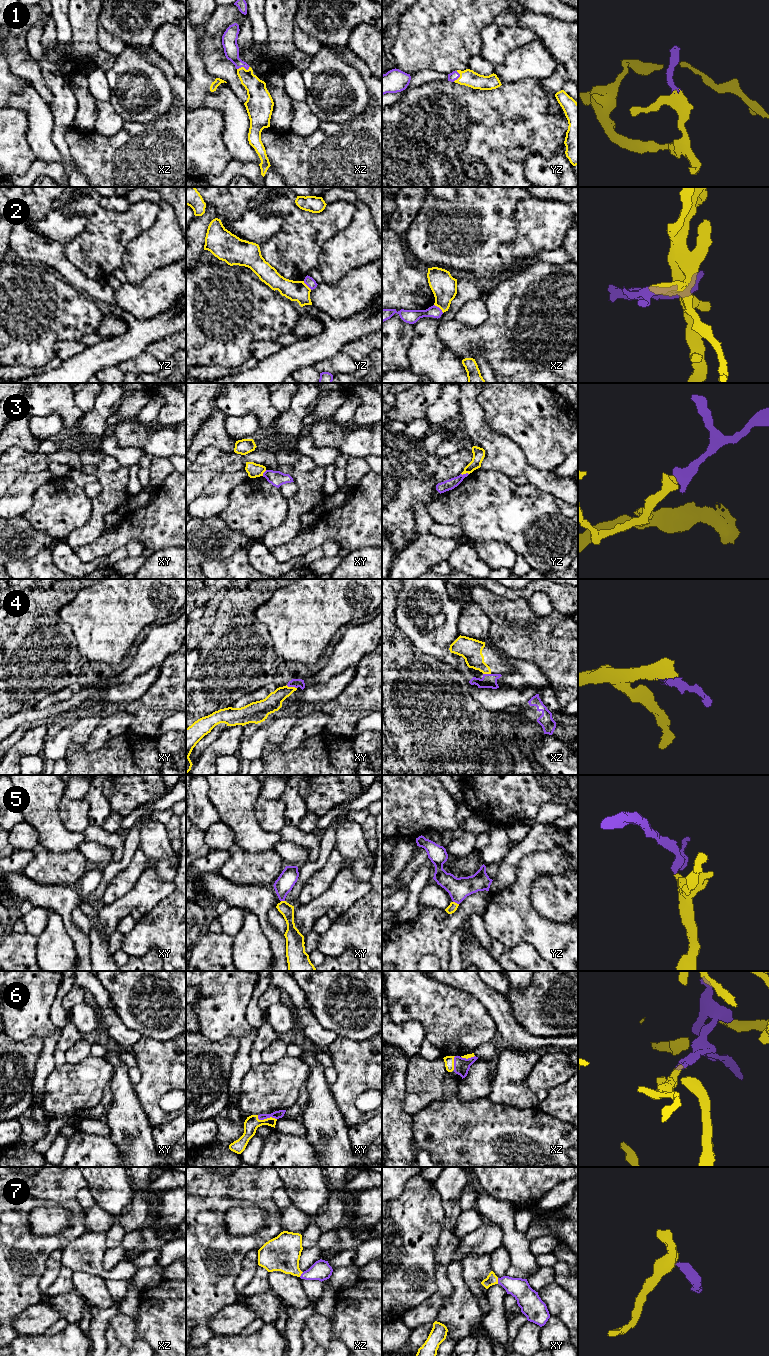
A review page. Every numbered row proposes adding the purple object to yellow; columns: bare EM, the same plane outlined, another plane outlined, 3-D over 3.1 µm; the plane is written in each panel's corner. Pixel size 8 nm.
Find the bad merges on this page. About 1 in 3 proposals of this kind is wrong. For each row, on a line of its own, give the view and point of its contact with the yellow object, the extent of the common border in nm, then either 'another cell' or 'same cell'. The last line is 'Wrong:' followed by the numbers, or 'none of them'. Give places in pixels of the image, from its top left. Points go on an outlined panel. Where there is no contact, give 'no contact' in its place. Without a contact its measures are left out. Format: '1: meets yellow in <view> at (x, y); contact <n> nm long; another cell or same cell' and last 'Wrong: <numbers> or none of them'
1: meets yellow in xz at (243, 67); contact 110 nm long; same cell
2: meets yellow in xz at (439, 307); contact 100 nm long; another cell
3: meets yellow in yz at (464, 473); contact 60 nm long; another cell
4: meets yellow in xy at (291, 687); contact 90 nm long; another cell
5: meets yellow in yz at (456, 903); contact 50 nm long; same cell
6: meets yellow in xy at (266, 1119); contact 160 nm long; same cell
7: meets yellow in xy at (497, 1281); contact 50 nm long; same cell
Wrong: 2, 3, 4

